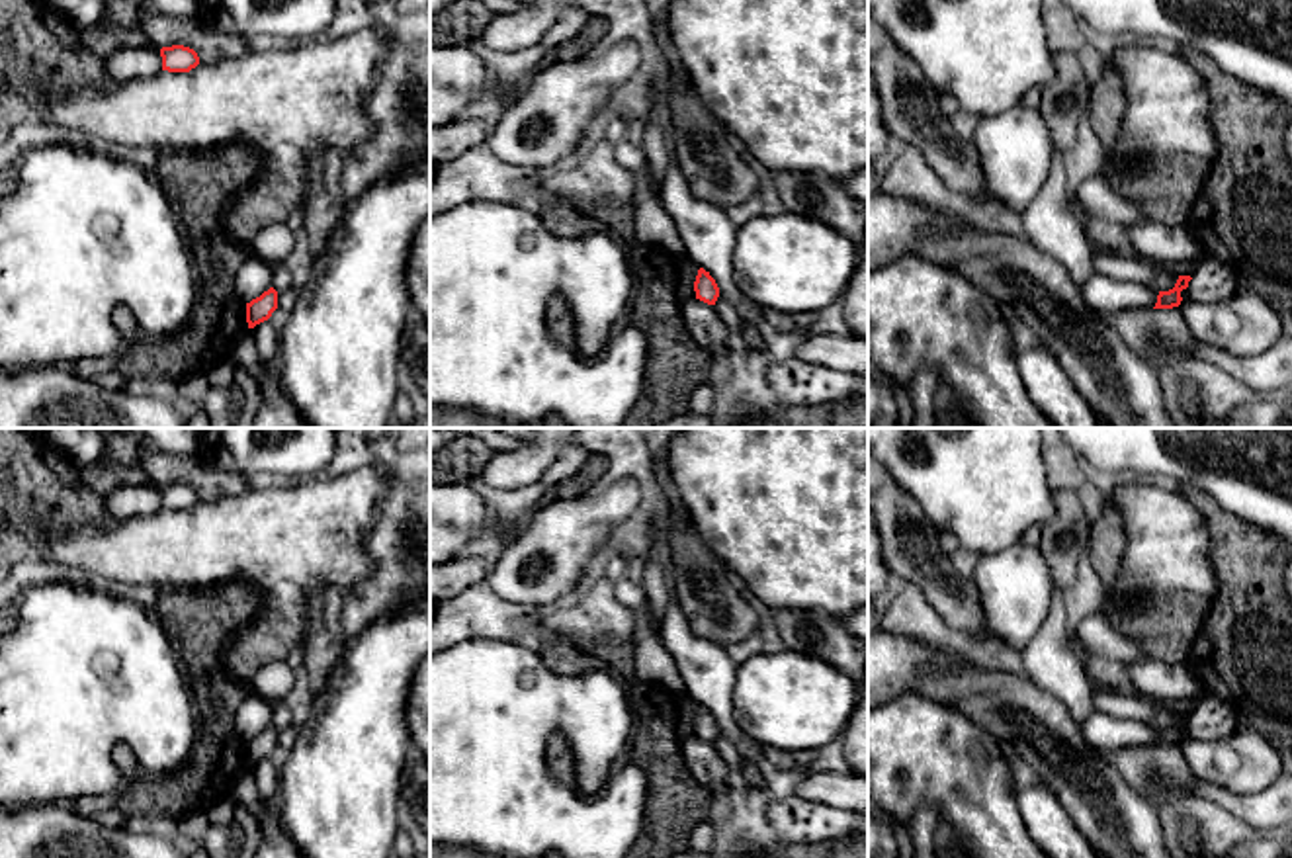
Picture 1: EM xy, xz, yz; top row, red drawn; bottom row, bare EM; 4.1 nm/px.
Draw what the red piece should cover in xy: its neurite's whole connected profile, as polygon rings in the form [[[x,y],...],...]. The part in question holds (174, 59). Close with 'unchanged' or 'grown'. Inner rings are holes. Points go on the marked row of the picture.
[[[184,45],[162,47],[160,57],[162,57],[162,70],[168,72],[190,72],[199,64],[197,53]]]; unchanged

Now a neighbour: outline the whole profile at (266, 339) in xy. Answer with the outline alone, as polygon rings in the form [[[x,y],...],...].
[[[264,321],[250,328],[250,334],[254,338],[256,352],[264,362],[278,360],[280,332],[270,321]]]

